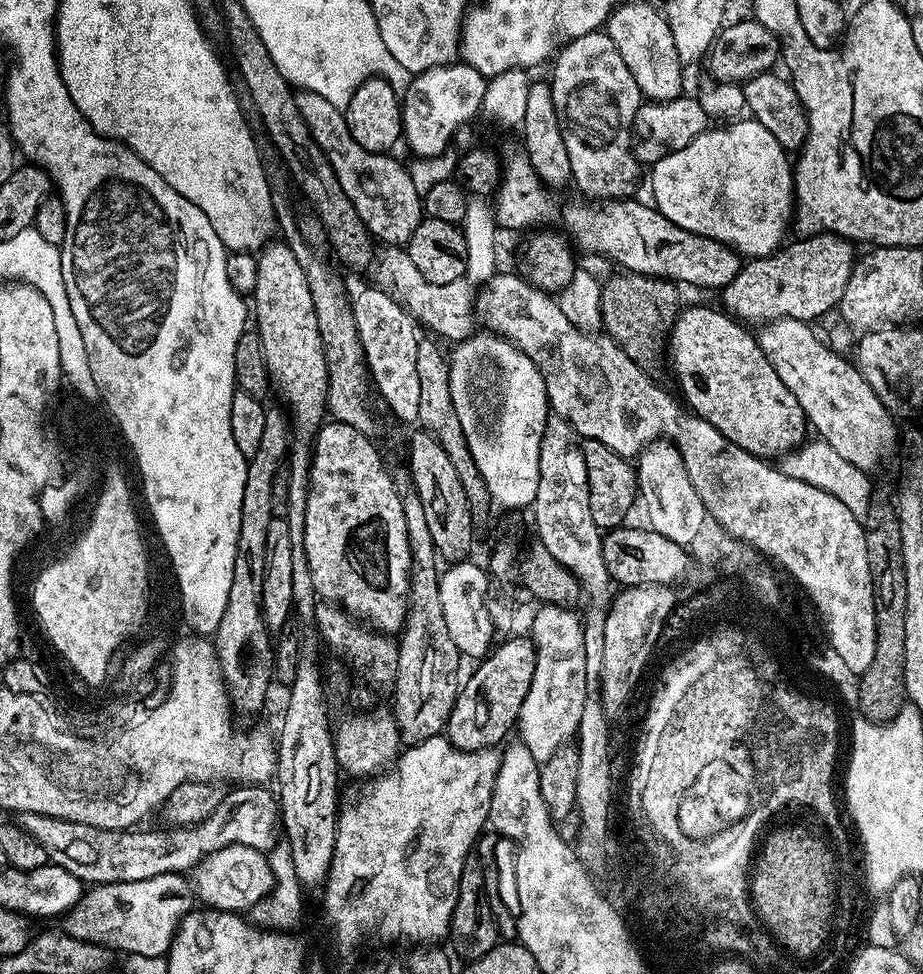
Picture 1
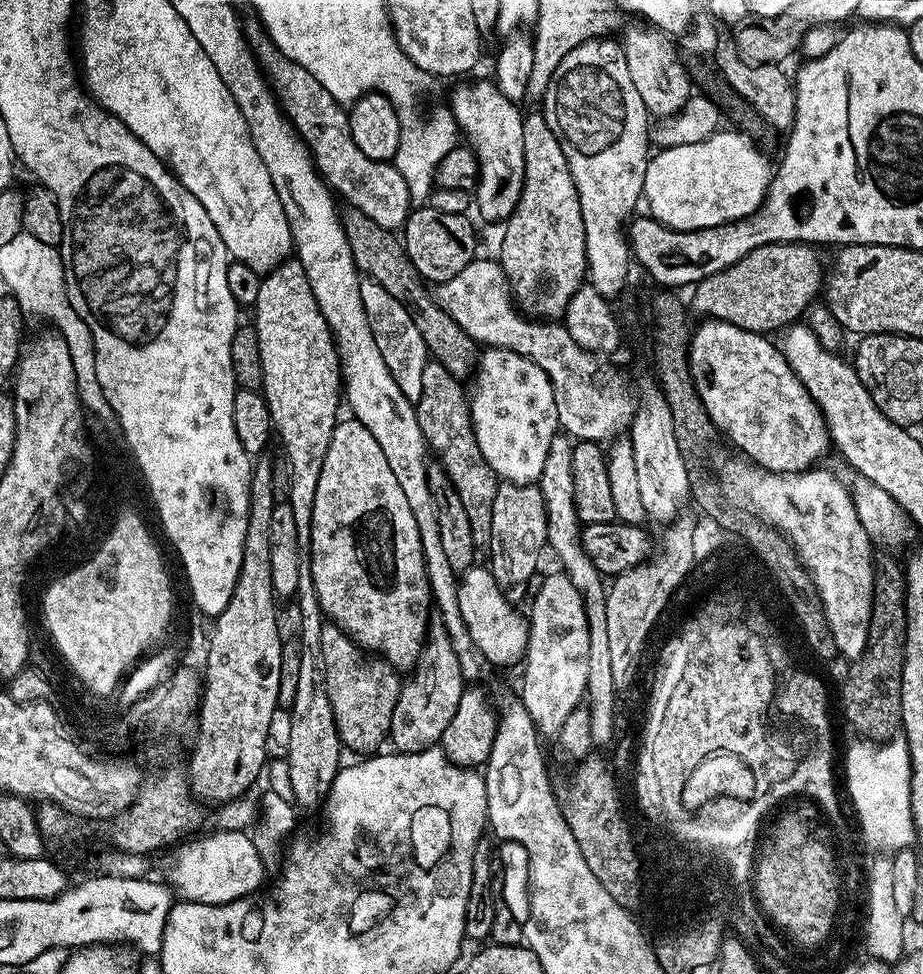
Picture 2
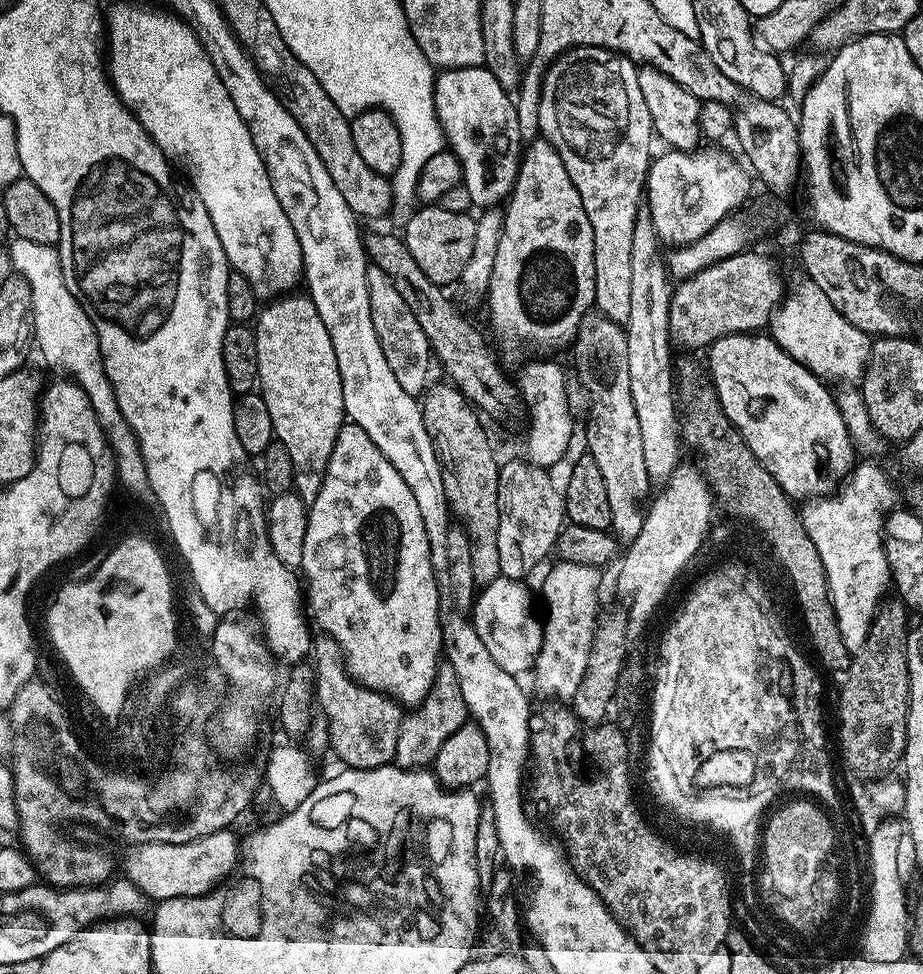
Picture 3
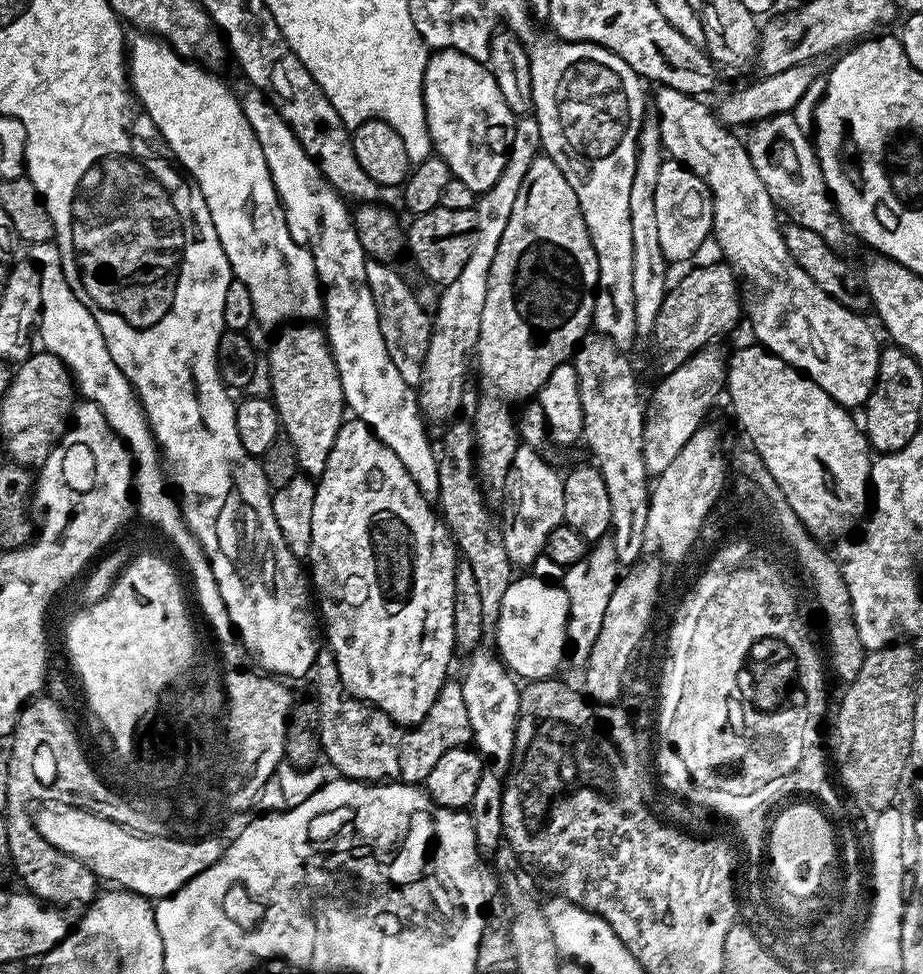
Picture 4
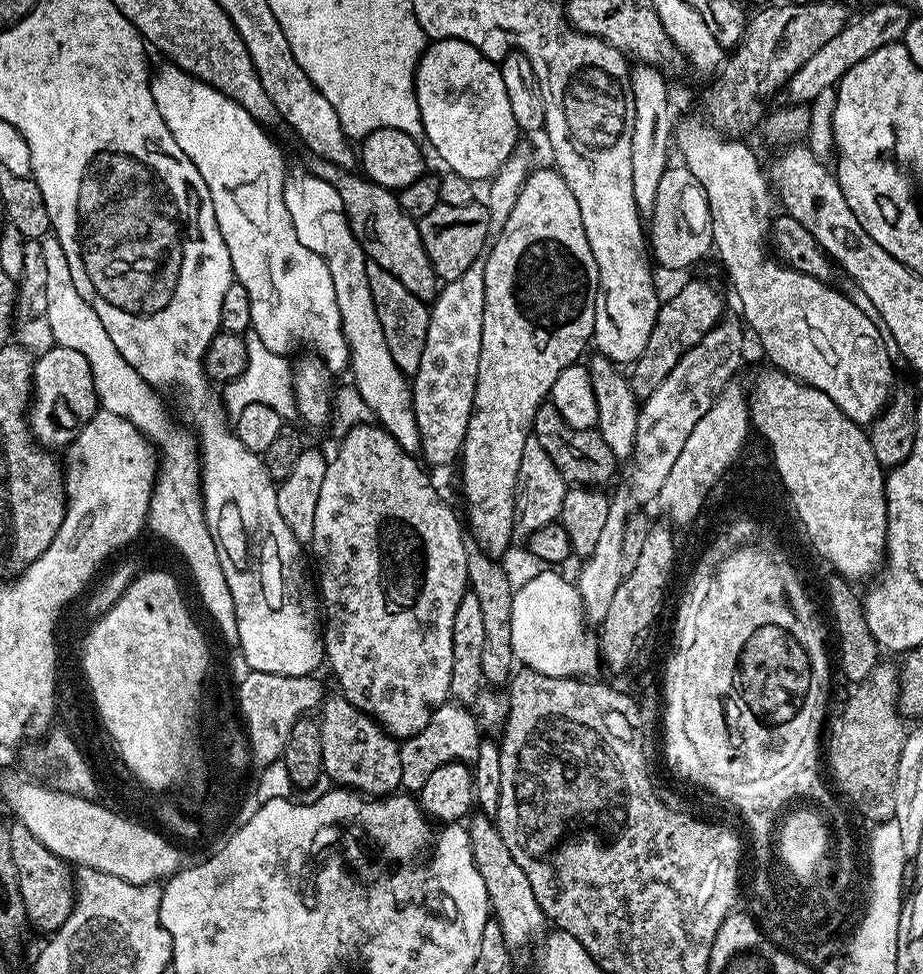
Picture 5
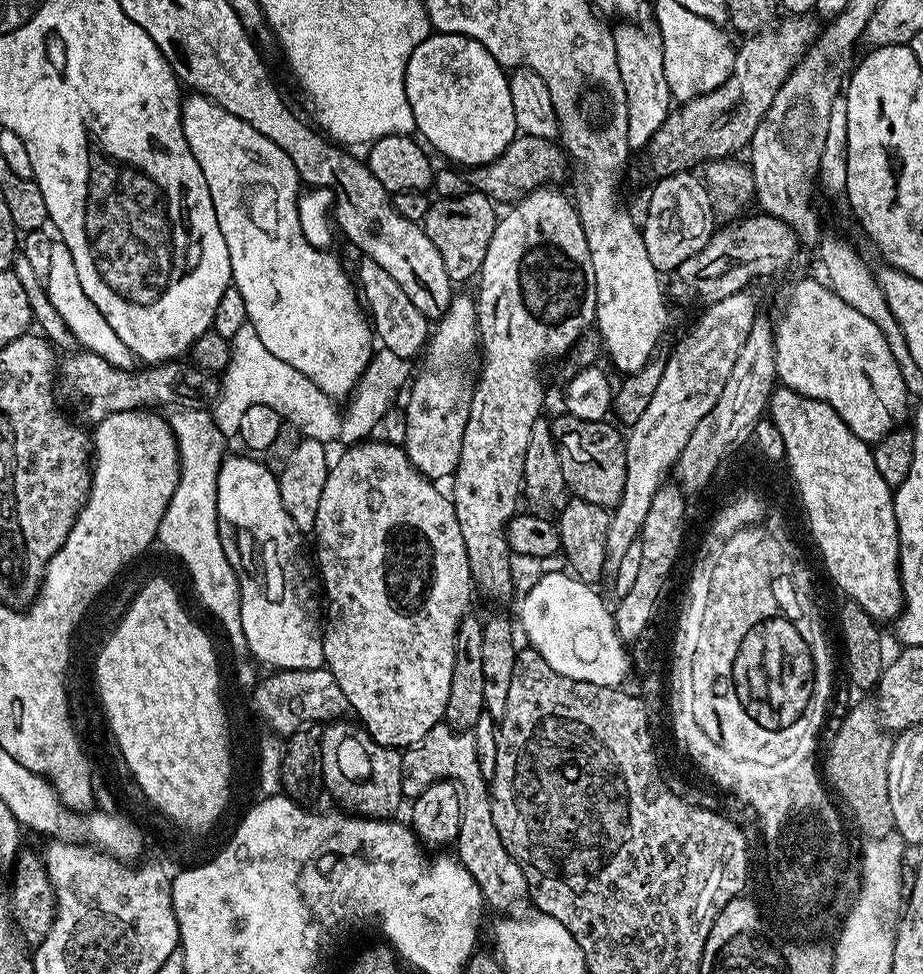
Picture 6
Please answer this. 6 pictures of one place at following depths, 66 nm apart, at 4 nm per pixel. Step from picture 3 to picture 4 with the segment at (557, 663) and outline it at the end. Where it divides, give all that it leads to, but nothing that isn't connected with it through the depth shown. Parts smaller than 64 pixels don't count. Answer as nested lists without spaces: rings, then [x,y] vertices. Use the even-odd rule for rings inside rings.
[[[610,538],[595,541],[581,560],[563,569],[562,587],[568,595],[568,644],[570,652],[573,652],[580,662],[587,661],[598,638],[598,629],[602,626],[606,605],[610,602],[610,594],[614,594],[614,586],[621,572],[621,565],[616,563],[614,542]]]

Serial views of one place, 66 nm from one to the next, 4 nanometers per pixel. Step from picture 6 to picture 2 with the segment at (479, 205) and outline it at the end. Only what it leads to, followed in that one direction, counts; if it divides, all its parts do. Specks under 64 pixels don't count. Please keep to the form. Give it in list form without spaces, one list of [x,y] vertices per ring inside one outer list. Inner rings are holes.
[[[416,206],[409,211],[402,229],[402,243],[417,276],[433,285],[444,284],[477,259],[476,232],[468,219],[467,215],[442,214],[442,210],[427,206]]]

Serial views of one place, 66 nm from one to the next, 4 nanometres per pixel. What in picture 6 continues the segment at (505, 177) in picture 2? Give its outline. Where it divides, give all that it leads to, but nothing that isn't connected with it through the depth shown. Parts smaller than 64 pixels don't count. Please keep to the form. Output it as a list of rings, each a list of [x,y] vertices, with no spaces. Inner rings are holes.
[[[433,31],[414,46],[406,66],[406,98],[414,110],[416,132],[426,144],[428,139],[427,147],[433,153],[441,152],[453,165],[468,164],[474,169],[490,163],[518,135],[508,79],[505,65],[482,42],[462,34]]]

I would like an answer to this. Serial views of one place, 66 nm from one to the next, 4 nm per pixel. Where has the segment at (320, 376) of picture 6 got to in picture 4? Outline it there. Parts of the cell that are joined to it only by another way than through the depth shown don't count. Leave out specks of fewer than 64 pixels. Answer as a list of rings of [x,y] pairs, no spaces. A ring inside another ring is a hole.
[[[136,34],[133,40],[131,37],[127,41],[126,51],[128,74],[136,99],[170,146],[179,167],[202,190],[202,198],[206,198],[214,230],[218,230],[218,238],[232,267],[233,277],[240,280],[246,290],[250,290],[256,320],[277,326],[285,322],[315,321],[324,310],[324,293],[314,258],[288,233],[284,208],[270,178],[266,154],[262,154],[262,146],[258,146],[258,138],[254,130],[250,130],[250,122],[246,122],[240,96],[232,93],[216,77],[215,71],[179,56],[169,44],[151,34]]]

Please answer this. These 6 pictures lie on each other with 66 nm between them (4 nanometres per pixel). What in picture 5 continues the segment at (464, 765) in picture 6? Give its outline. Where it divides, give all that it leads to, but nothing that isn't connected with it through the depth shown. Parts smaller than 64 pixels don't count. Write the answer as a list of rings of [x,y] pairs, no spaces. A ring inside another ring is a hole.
[[[455,702],[438,705],[434,714],[430,714],[430,722],[426,722],[426,726],[418,730],[418,734],[407,737],[400,744],[400,757],[402,758],[400,788],[412,794],[419,793],[422,782],[426,782],[426,778],[430,778],[430,774],[434,774],[438,766],[448,764],[451,760],[475,761],[481,739],[482,729],[475,715],[465,705]],[[483,814],[473,815],[467,821],[466,827],[472,843],[474,866],[478,866],[478,874],[482,874],[482,882],[486,882],[490,912],[501,927],[502,937],[512,950],[528,948],[532,943],[535,945],[545,935],[546,917],[538,906],[538,898],[534,898],[534,890],[530,890],[530,882],[526,874],[522,874],[522,866],[518,866],[518,862],[510,858],[510,850],[506,850],[506,842],[502,842],[502,834],[489,817]]]

